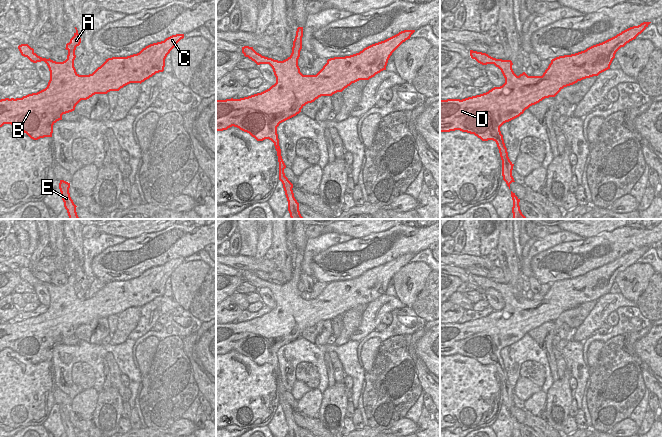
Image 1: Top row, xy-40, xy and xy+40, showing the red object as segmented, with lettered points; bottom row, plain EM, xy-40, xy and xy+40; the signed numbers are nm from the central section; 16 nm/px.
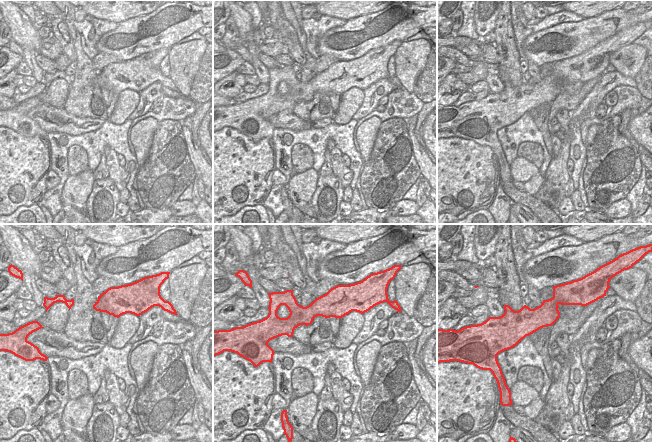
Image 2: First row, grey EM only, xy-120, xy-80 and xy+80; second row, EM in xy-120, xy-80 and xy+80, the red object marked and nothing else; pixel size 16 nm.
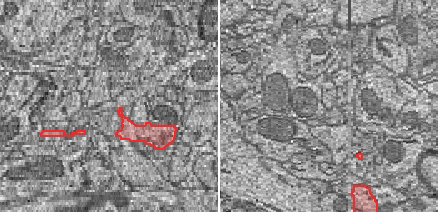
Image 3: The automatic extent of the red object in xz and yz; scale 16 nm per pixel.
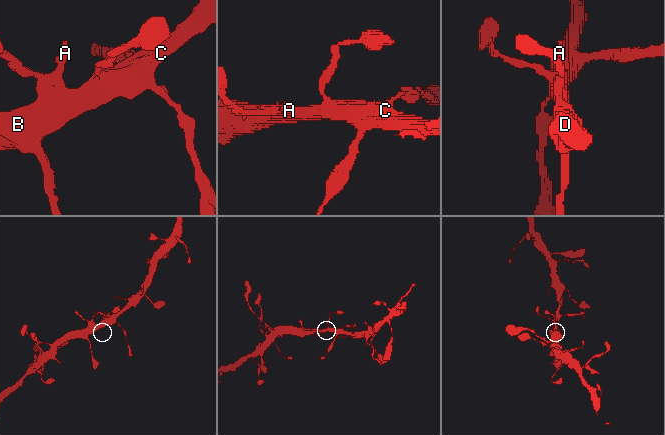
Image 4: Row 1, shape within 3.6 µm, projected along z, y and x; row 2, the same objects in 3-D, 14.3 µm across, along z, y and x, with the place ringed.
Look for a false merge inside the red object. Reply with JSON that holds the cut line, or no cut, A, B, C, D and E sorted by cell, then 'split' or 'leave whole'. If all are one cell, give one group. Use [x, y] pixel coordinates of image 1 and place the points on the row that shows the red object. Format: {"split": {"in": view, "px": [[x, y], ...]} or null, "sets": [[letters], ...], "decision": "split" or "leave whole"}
{"split": null, "sets": [["A", "B", "C", "D", "E"]], "decision": "leave whole"}

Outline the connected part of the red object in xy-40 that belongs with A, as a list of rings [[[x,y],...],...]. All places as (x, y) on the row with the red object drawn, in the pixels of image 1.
[[[75,27],[76,32],[74,36],[70,39],[70,42],[66,44],[66,50],[68,51],[67,59],[63,62],[56,62],[46,58],[38,56],[34,49],[28,44],[21,44],[18,49],[22,56],[27,57],[31,62],[37,63],[44,61],[50,71],[50,80],[45,89],[37,92],[23,96],[22,98],[5,98],[0,100],[0,127],[4,124],[11,124],[13,127],[17,128],[21,132],[26,133],[31,139],[38,140],[44,137],[52,137],[53,125],[62,120],[62,115],[72,112],[75,110],[76,105],[81,100],[87,100],[95,94],[107,94],[110,91],[119,91],[124,86],[130,83],[142,83],[149,79],[153,75],[164,71],[165,59],[170,51],[175,47],[175,45],[184,38],[184,34],[176,34],[166,38],[164,41],[150,44],[143,48],[139,53],[133,54],[127,57],[112,57],[106,59],[106,61],[98,67],[92,74],[89,75],[79,75],[74,67],[74,60],[76,58],[75,50],[76,47],[80,45],[81,38],[78,34],[78,30]]]

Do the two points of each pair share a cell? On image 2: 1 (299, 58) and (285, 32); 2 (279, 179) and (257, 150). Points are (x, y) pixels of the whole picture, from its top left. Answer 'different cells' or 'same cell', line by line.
1: same cell
2: different cells

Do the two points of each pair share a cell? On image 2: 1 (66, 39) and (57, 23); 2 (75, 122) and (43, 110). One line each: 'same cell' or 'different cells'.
1: same cell
2: same cell

